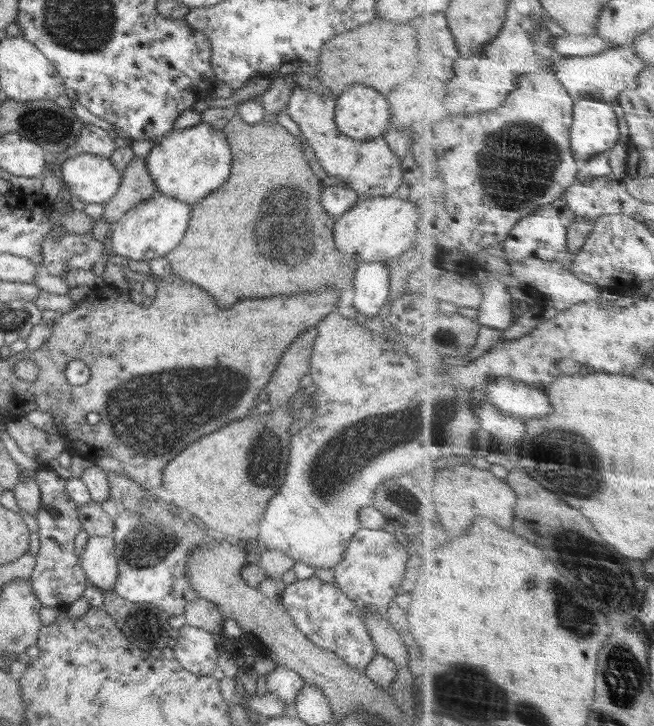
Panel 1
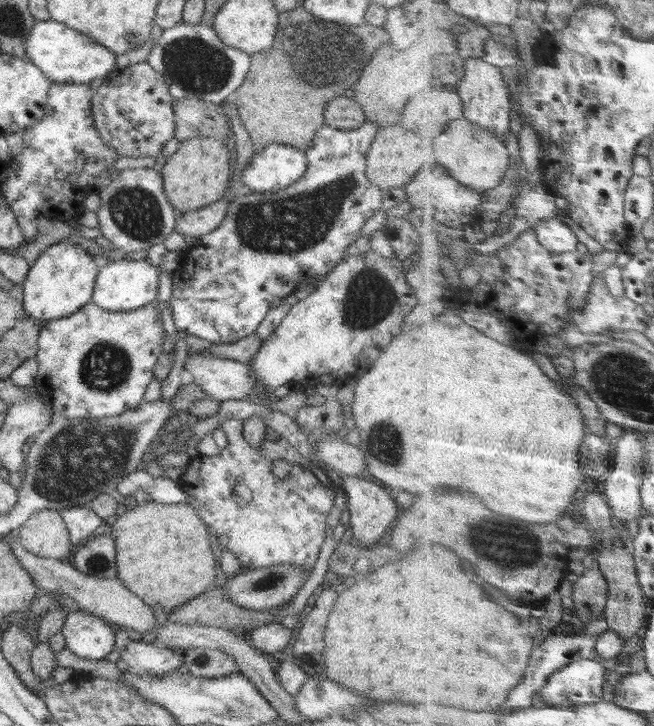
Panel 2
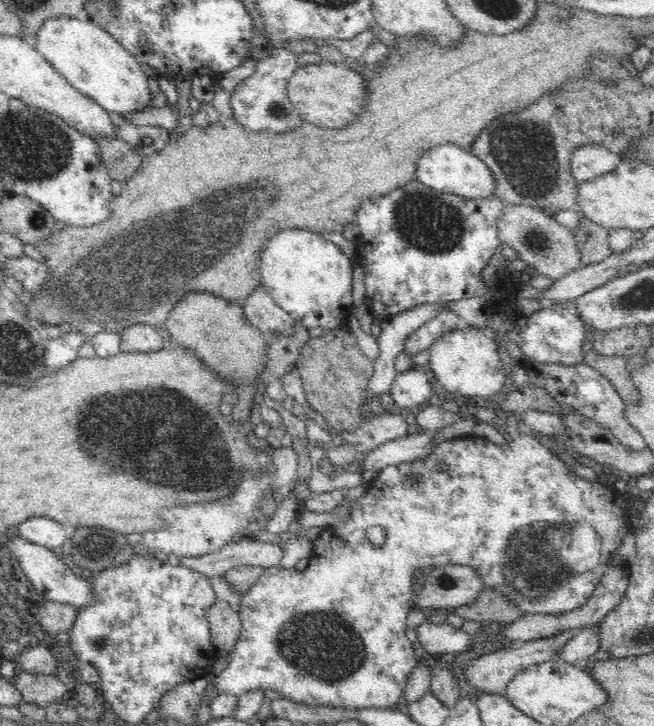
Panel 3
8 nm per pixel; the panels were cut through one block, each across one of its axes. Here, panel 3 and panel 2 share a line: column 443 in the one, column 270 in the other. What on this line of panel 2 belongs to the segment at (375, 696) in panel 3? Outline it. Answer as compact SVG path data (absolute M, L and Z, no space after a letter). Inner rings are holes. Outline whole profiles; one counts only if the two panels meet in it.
M232 417L220 424L228 440L228 445L216 456L199 454L192 458L186 466L185 474L180 475L178 485L190 495L186 502L196 510L200 519L207 525L208 532L215 536L220 547L226 547L240 560L240 566L259 569L278 564L298 564L304 571L311 573L318 554L321 552L324 538L328 536L330 527L326 518L334 505L335 495L340 491L332 479L318 463L304 459L298 451L284 438L278 442L268 439L262 442L260 450L250 446L243 435L243 421ZM274 460L286 460L293 469L285 478L272 473Z

